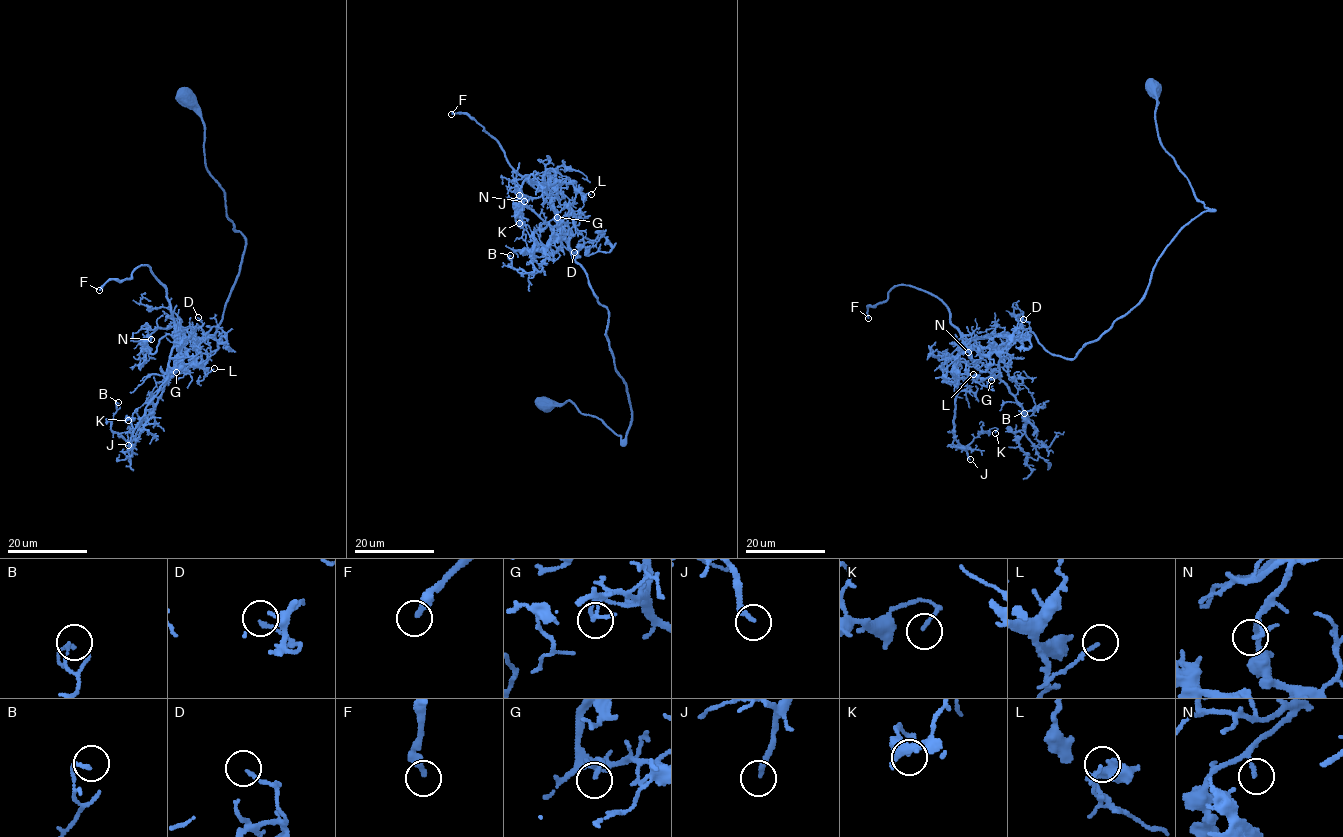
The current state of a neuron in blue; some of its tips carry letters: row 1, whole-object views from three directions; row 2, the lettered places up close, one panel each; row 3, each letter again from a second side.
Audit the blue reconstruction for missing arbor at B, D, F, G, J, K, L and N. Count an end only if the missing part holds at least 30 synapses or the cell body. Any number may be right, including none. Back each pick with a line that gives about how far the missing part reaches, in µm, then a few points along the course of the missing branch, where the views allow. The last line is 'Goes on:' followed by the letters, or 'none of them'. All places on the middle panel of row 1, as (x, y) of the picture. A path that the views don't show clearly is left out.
F: 90 µm
J: 20 µm | (519, 195), (520, 230), (526, 216), (524, 212)
Goes on: F, J

